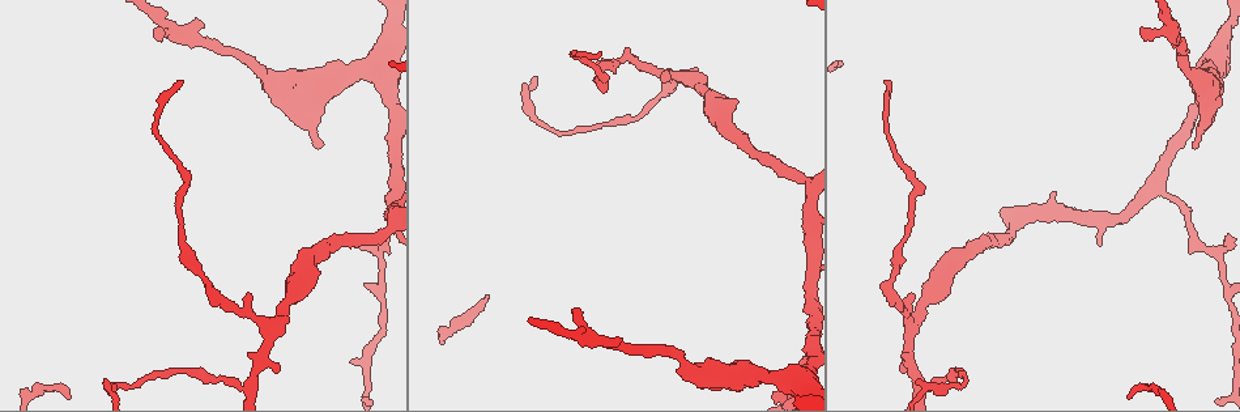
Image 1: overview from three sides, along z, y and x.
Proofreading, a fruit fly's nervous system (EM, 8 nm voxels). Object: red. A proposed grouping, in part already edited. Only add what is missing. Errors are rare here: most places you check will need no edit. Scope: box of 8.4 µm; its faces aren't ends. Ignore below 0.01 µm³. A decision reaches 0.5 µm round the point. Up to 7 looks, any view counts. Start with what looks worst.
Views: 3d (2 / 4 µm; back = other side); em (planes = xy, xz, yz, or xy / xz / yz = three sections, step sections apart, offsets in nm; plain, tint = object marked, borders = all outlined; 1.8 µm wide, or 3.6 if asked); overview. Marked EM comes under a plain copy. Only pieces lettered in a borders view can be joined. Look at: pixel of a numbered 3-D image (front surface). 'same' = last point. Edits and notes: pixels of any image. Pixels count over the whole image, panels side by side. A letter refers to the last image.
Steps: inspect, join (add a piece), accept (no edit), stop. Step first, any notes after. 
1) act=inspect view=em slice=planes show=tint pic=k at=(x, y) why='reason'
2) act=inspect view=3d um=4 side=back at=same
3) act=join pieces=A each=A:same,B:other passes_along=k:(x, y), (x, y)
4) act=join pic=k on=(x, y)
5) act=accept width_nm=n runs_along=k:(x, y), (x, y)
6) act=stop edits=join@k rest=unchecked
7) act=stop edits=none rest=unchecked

act=inspect view=em slice=yz step=16 show=borders pic=1 at=(736, 361) why='free end'

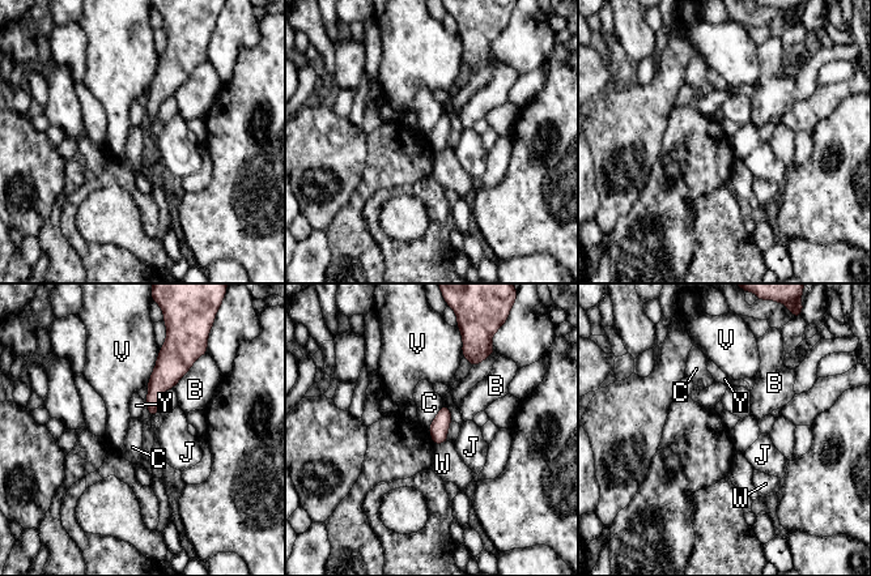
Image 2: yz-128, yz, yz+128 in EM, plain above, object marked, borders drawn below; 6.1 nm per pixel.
act=accept each=B:other,C:other,J:other,V:other,W:other,Y:other border=2:(442, 404), (428, 429) found='no lettered piece goes on from it'

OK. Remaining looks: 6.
act=inspect view=em slice=planes show=borders pic=1 at=(183, 82) why='tapers out'

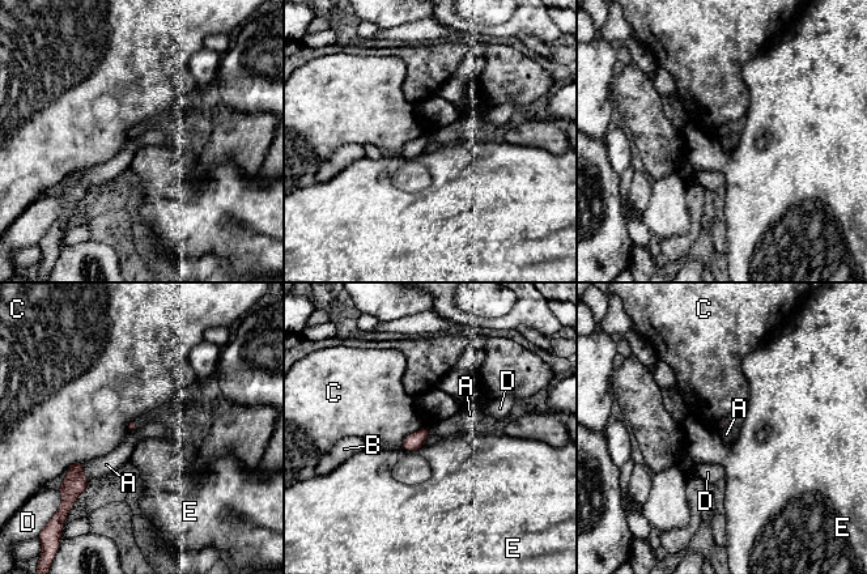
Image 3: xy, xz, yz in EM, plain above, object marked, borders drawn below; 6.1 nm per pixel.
act=accept each=A:other,B:other,C:other,D:other,E:other border=3:(80, 462), (89, 480) found='no lettered piece goes on from it'

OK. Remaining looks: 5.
act=inspect view=em slice=planes show=tint pic=1 at=(1144, 27) why='free end'

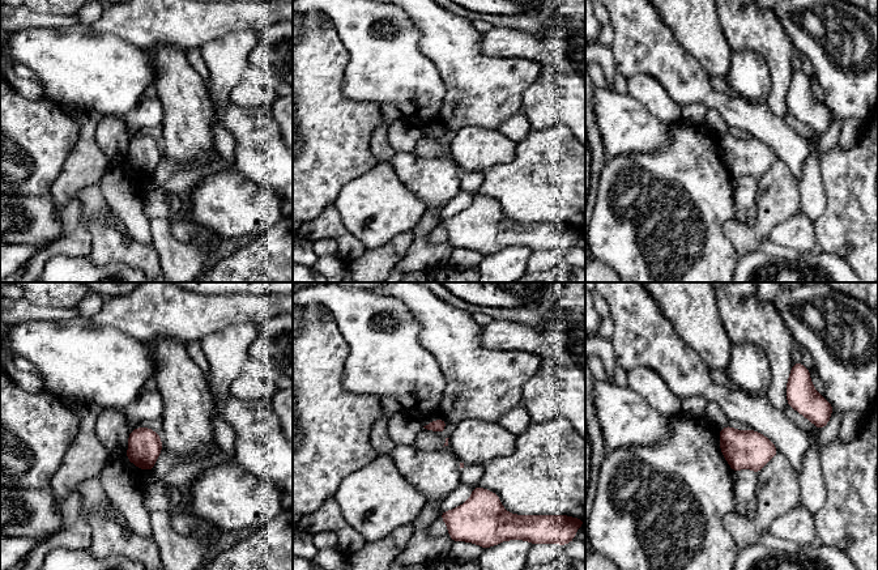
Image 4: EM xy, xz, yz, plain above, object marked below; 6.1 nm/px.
act=inspect view=em slice=planes show=borders at=same why='see the neighbours'

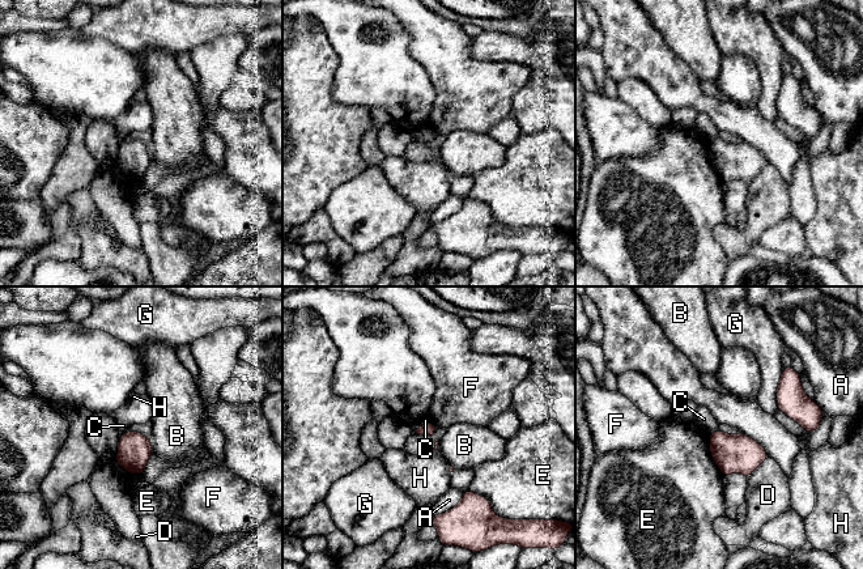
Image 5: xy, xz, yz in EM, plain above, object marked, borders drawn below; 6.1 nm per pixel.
act=accept each=A:other,B:other,C:other,D:other,E:other,F:other,G:other,H:other border=5:(430, 421), (413, 431) found='none of them fits'

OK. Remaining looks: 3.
act=stop edits=none rest=unchecked

